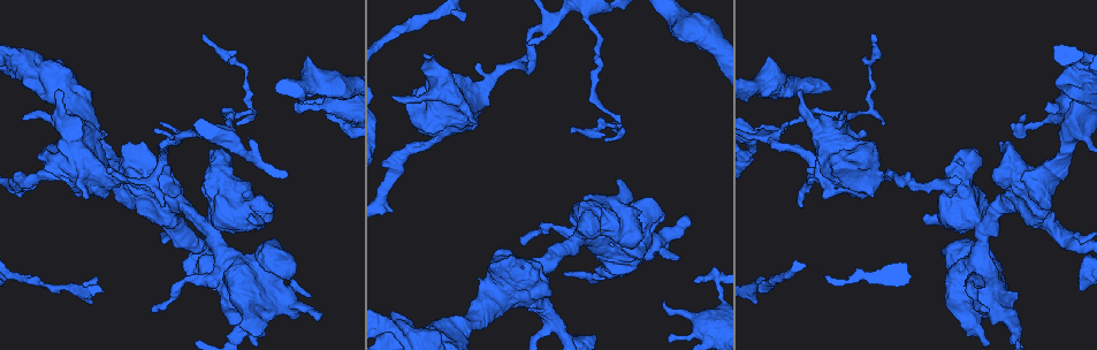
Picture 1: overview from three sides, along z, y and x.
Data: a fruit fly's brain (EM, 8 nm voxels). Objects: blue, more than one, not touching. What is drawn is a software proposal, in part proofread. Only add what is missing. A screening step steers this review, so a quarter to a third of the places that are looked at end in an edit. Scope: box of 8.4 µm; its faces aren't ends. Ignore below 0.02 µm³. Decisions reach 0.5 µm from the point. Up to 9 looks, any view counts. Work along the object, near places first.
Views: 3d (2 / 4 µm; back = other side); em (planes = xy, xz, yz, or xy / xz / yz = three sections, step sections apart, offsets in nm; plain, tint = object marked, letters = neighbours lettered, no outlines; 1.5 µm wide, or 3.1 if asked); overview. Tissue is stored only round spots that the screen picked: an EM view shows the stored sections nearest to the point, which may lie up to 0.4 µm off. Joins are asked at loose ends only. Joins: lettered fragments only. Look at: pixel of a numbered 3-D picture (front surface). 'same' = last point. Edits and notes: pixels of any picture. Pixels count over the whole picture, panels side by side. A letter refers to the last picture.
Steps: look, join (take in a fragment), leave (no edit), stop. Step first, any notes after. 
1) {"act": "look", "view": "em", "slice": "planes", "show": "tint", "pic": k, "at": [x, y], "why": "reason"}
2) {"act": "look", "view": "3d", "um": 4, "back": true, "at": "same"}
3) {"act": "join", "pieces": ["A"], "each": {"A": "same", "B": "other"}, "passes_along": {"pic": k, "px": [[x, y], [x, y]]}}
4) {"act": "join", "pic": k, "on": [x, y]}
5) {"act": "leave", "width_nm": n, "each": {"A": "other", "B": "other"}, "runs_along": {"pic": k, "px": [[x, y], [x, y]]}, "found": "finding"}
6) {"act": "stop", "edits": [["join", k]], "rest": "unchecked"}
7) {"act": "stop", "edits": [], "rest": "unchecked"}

{"act": "look", "view": "em", "slice": "planes", "show": "plain", "pic": 1, "at": [871, 34], "why": "free end"}

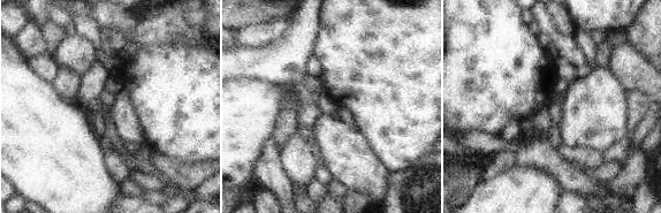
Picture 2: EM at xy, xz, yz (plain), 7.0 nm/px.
{"act": "look", "view": "em", "slice": "planes", "show": "letters", "at": "same"}

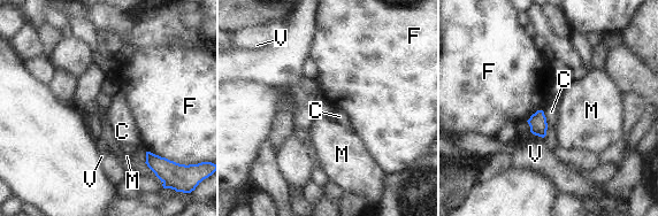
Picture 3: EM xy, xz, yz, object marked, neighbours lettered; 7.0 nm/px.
{"act": "leave", "each": {"C": "other", "F": "other", "M": "other", "V": "other"}, "border": {"pic": 3, "px": [[146, 151], [166, 159]]}, "found": "none of them fits"}

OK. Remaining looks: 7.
{"act": "look", "view": "em", "slice": "yz", "step": 4, "show": "tint", "pic": 1, "at": [798, 91], "why": "branch stops here"}

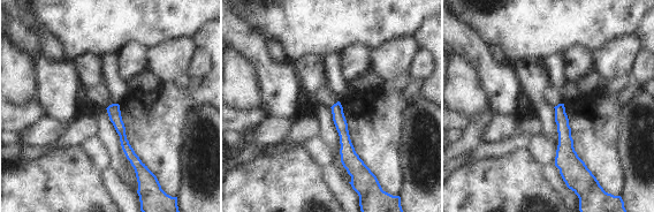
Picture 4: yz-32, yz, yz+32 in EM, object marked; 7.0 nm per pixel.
{"act": "look", "view": "em", "slice": "planes", "show": "tint", "at": "same"}

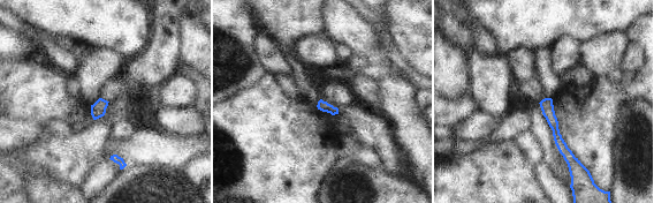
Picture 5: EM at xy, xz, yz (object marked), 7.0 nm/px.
{"act": "look", "view": "em", "slice": "planes", "show": "letters", "at": "same"}

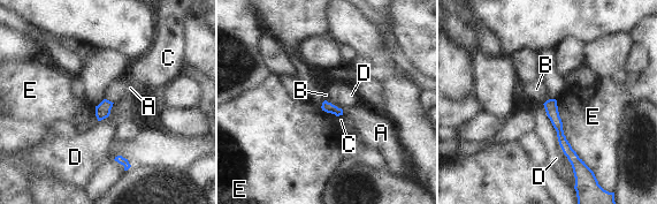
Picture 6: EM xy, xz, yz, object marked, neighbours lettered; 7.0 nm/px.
{"act": "leave", "each": {"A": "other", "B": "other", "C": "other", "D": "other", "E": "other"}, "border": {"pic": 6, "px": [[106, 98], [113, 103]]}, "found": "none of them fits"}

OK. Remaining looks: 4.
{"act": "look", "view": "3d", "um": 4, "pic": 1, "at": [592, 334], "why": "thick end"}

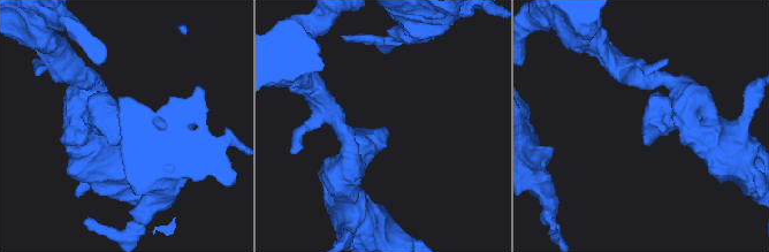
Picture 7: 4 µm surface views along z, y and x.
{"act": "look", "view": "em", "slice": "yz", "step": 8, "show": "letters", "pic": 7, "at": [387, 128], "why": "need the tissue"}

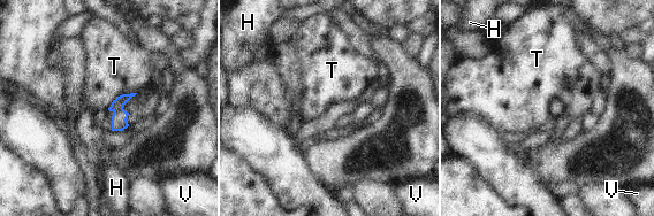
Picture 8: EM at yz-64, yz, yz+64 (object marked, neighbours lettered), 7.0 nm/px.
{"act": "look", "view": "em", "slice": "planes", "show": "letters", "at": "same", "why": "cut it another way"}

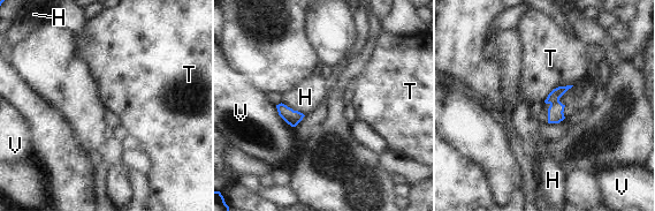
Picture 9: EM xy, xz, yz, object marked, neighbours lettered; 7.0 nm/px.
{"act": "leave", "longest_contact_nm": ["T", 240], "each": {"H": "other", "T": "other", "V": "other"}, "found": "no lettered fragment goes on from it"}

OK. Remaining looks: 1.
{"act": "stop", "edits": [], "rest": "unchecked"}

